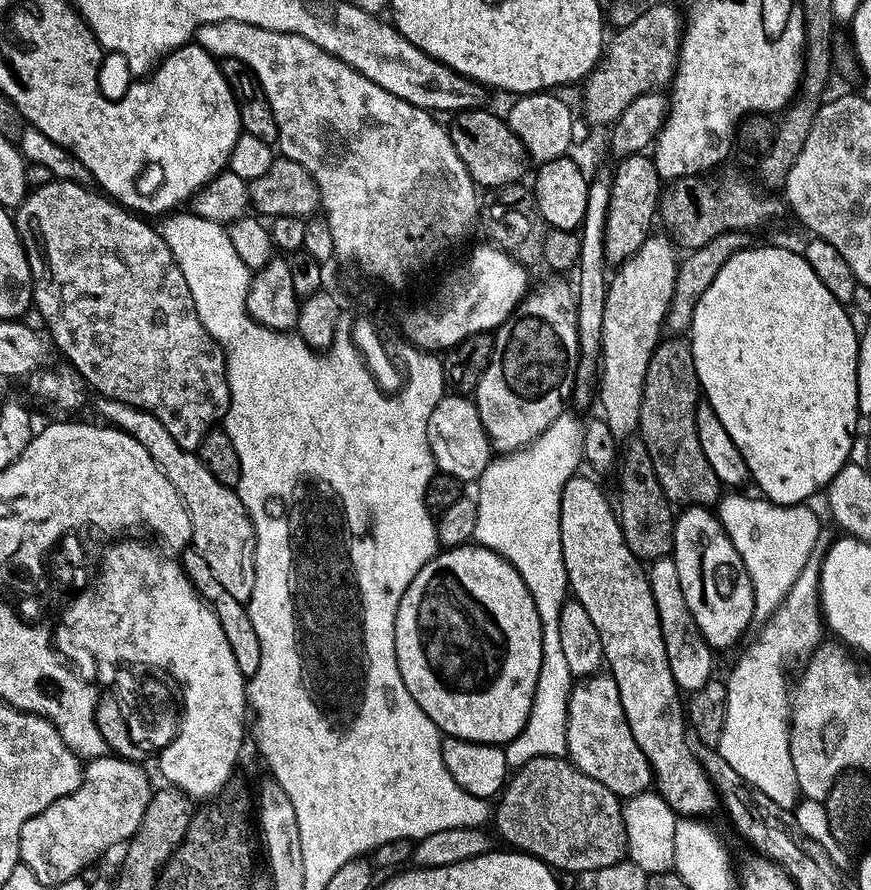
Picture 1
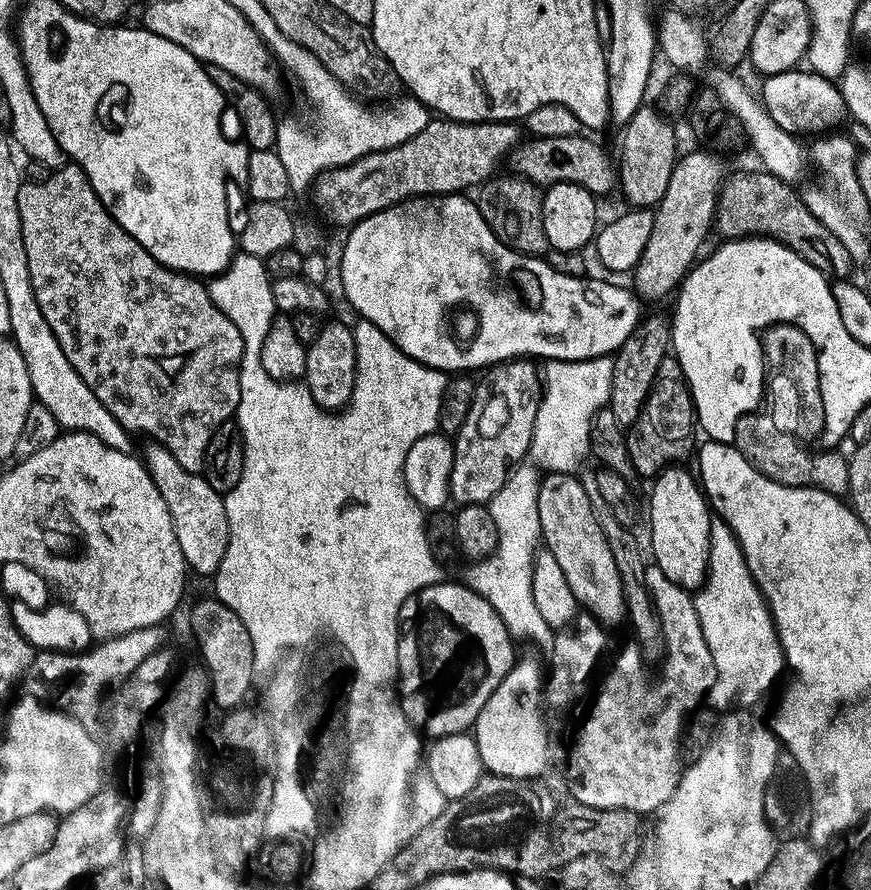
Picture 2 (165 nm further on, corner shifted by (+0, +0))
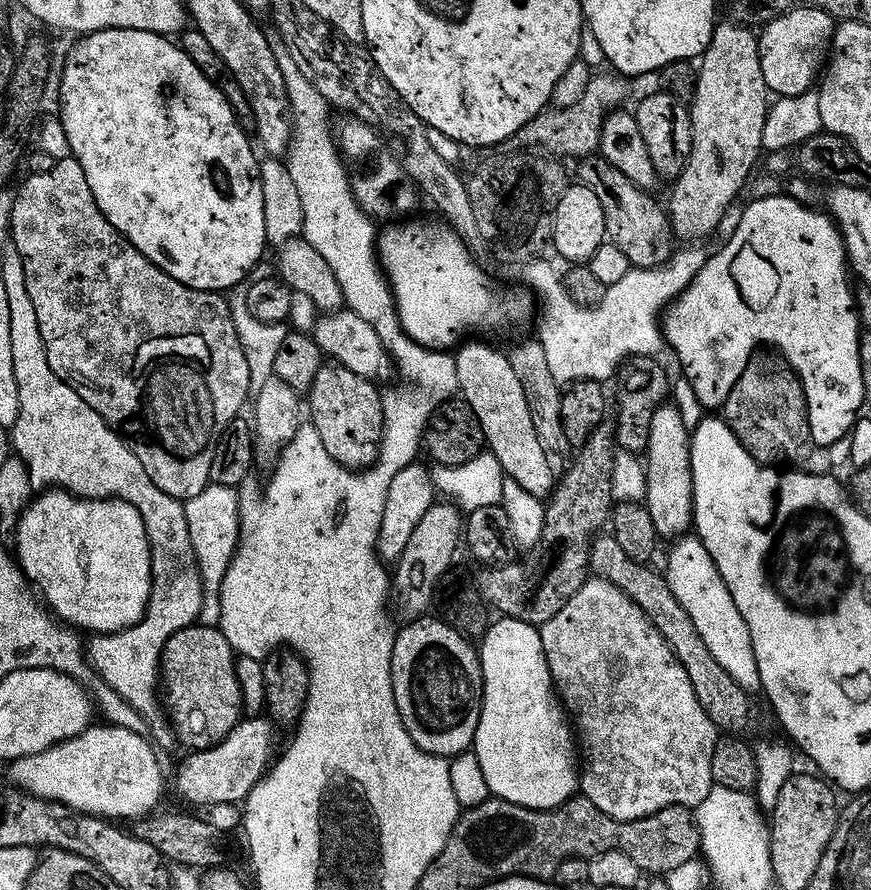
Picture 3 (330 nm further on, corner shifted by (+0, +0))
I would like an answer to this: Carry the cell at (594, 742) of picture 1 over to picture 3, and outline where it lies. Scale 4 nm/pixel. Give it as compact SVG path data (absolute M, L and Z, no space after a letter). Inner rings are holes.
M597 576L589 577L579 588L574 597L562 606L549 622L539 627L540 641L543 652L546 654L547 666L551 672L552 685L561 705L565 708L570 722L574 729L574 736L577 741L577 749L580 755L580 773L578 786L581 795L588 801L593 802L598 810L602 810L608 817L616 821L641 820L641 818L656 813L670 805L682 805L695 808L700 805L702 799L706 798L712 787L713 778L713 754L714 746L720 737L720 729L715 722L706 714L698 696L694 692L693 683L685 668L678 662L677 656L666 642L664 636L649 620L647 614L633 602L624 591L620 590L613 583L606 582Z

